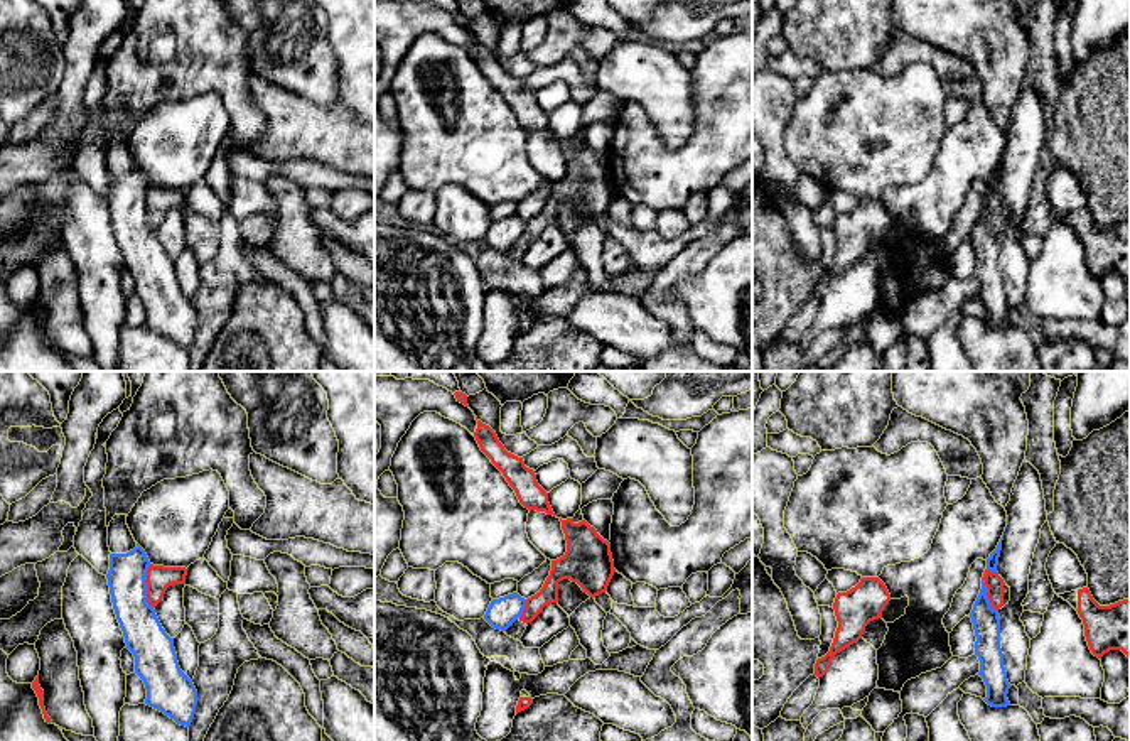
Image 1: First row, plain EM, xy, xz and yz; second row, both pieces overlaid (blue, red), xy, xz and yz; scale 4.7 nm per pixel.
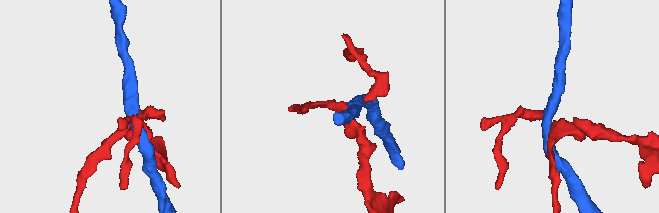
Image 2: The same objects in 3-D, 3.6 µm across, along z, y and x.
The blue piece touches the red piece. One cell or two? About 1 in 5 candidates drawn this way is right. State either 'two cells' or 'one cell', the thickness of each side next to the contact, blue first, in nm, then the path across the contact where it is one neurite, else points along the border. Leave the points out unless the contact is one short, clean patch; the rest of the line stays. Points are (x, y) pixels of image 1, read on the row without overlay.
two cells | 130/90 nm | along yz (985, 191), (985, 216), (997, 233)

